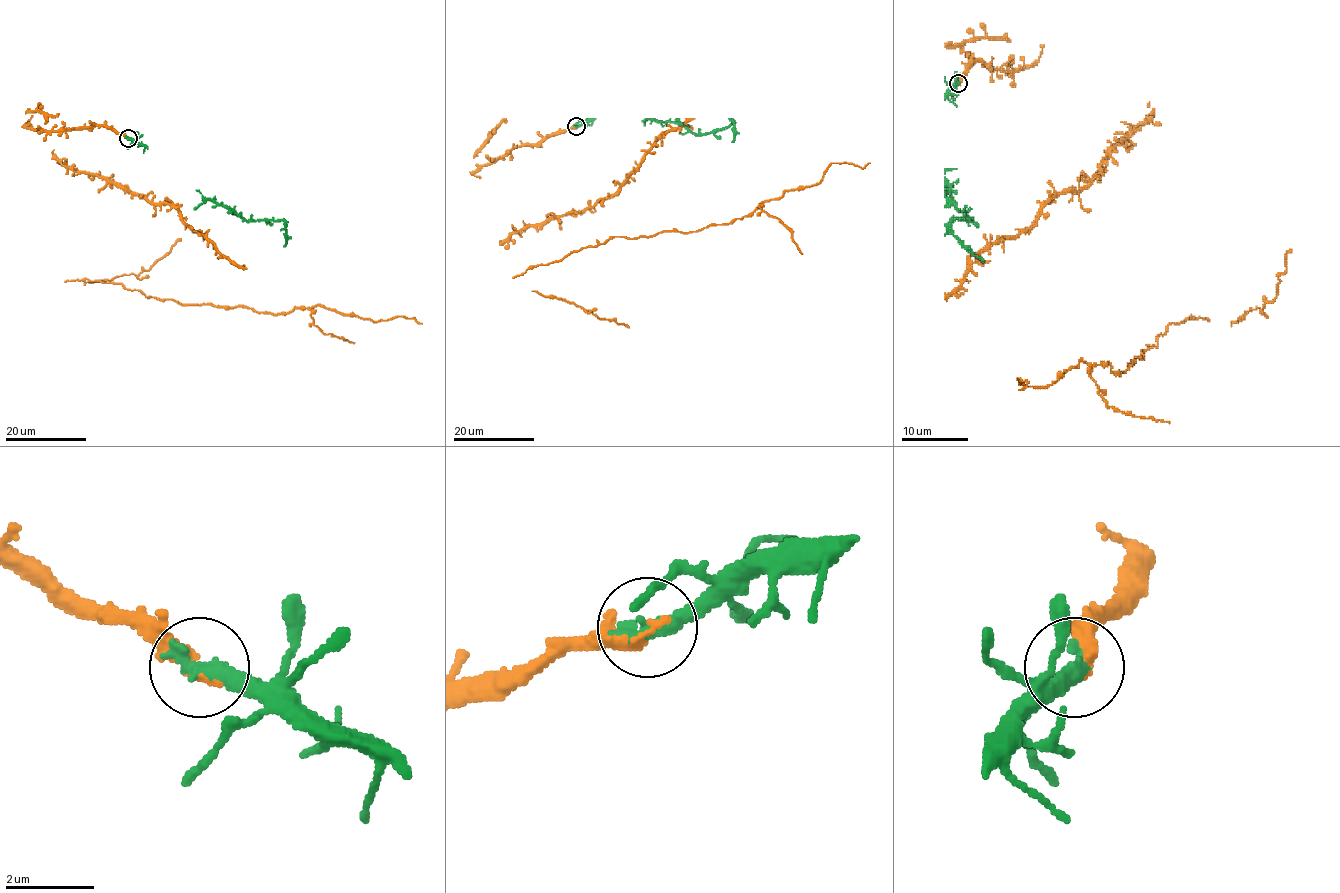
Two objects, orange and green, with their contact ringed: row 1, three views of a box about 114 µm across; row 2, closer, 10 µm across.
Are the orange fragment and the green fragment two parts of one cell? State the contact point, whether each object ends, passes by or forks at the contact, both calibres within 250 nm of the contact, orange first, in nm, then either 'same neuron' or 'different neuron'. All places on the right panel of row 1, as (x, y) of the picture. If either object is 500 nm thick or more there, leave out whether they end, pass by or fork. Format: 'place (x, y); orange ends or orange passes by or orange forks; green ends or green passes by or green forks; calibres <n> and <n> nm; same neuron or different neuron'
place (958, 83); orange ends; green ends; calibres 110 and 440 nm; same neuron

